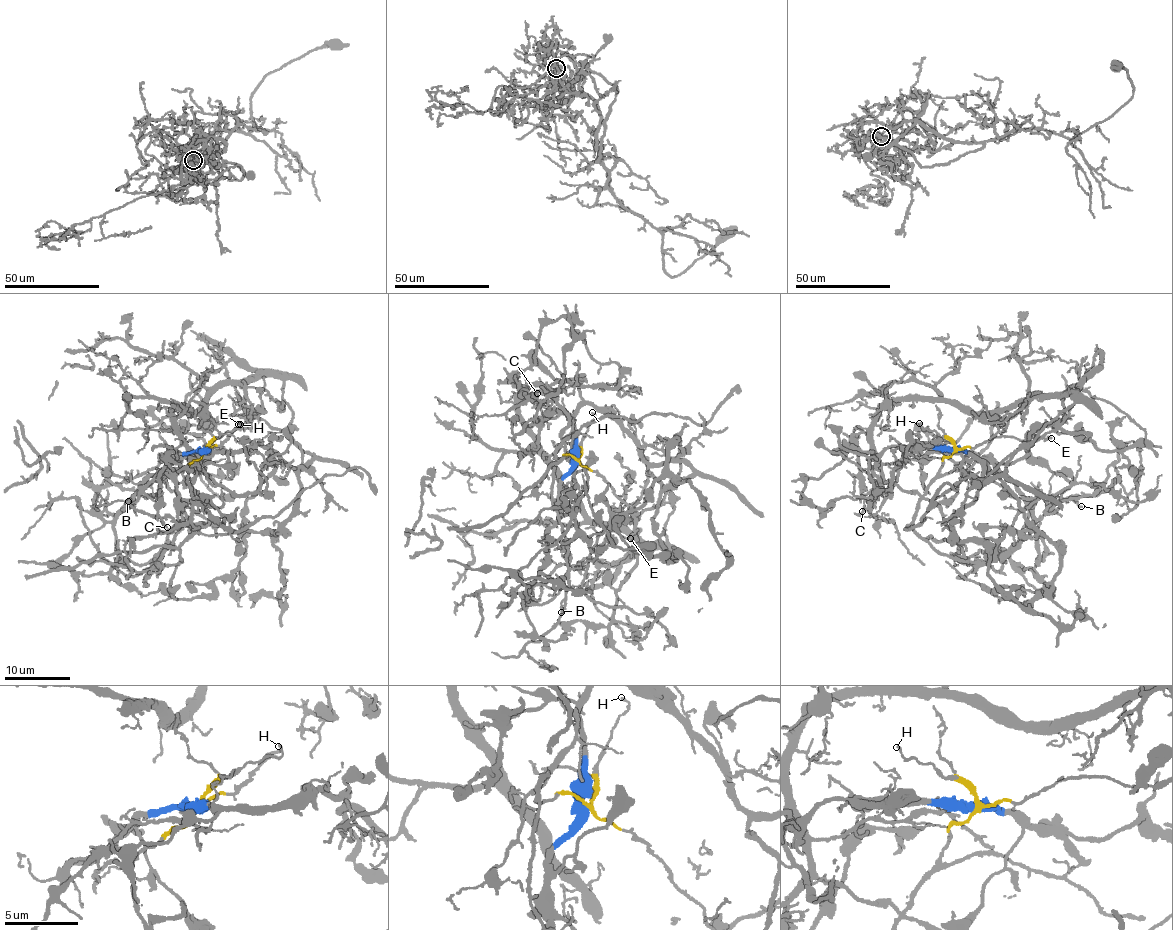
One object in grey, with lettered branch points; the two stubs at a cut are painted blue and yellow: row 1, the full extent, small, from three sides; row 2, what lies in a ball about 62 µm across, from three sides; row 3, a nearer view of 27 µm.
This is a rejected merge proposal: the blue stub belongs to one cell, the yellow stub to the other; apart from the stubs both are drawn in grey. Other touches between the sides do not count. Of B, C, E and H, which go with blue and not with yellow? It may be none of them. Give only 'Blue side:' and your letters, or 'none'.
Blue side: C

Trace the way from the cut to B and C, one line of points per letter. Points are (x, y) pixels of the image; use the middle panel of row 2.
B: (575, 462), (573, 456), (566, 455), (554, 459), (552, 505), (567, 545), (568, 589), (561, 611)
C: (575, 462), (574, 422), (553, 398), (556, 399), (556, 390), (558, 392), (540, 400), (532, 400), (536, 394)

